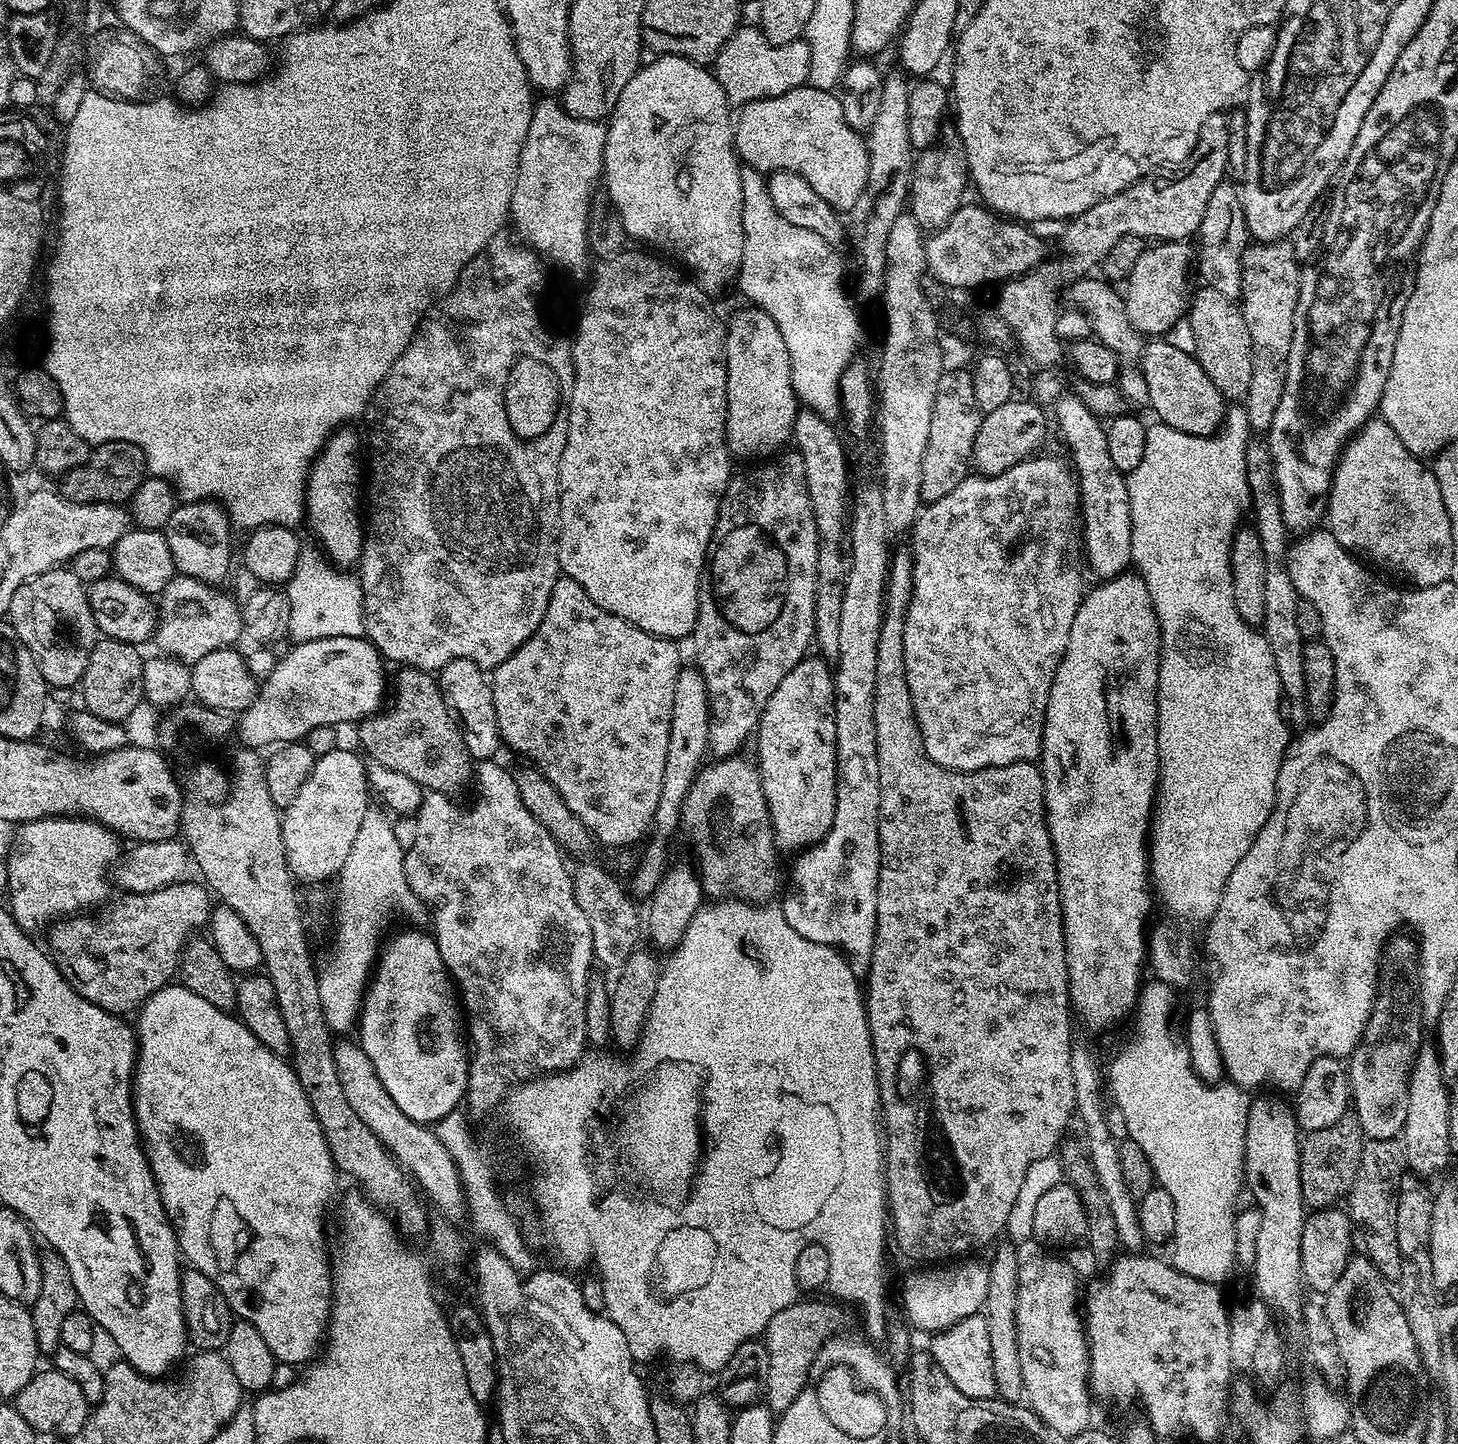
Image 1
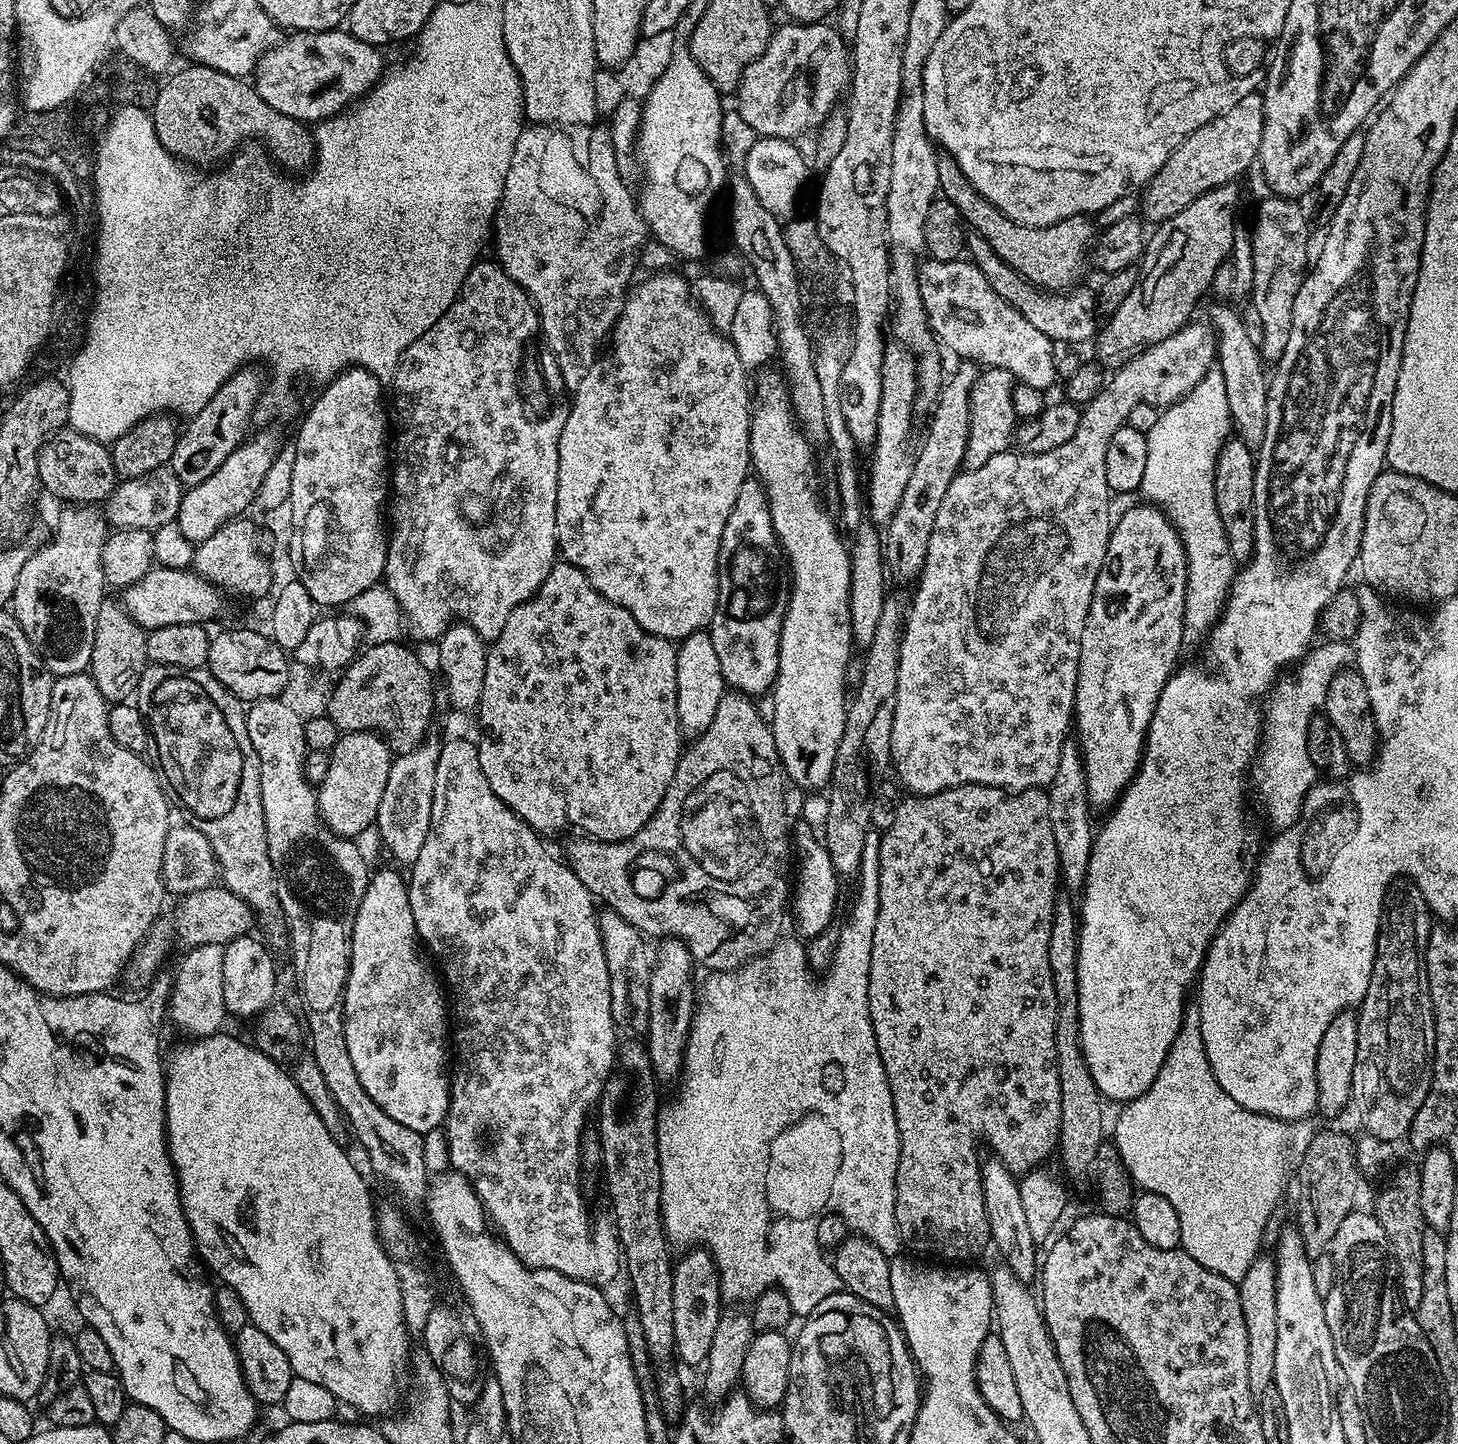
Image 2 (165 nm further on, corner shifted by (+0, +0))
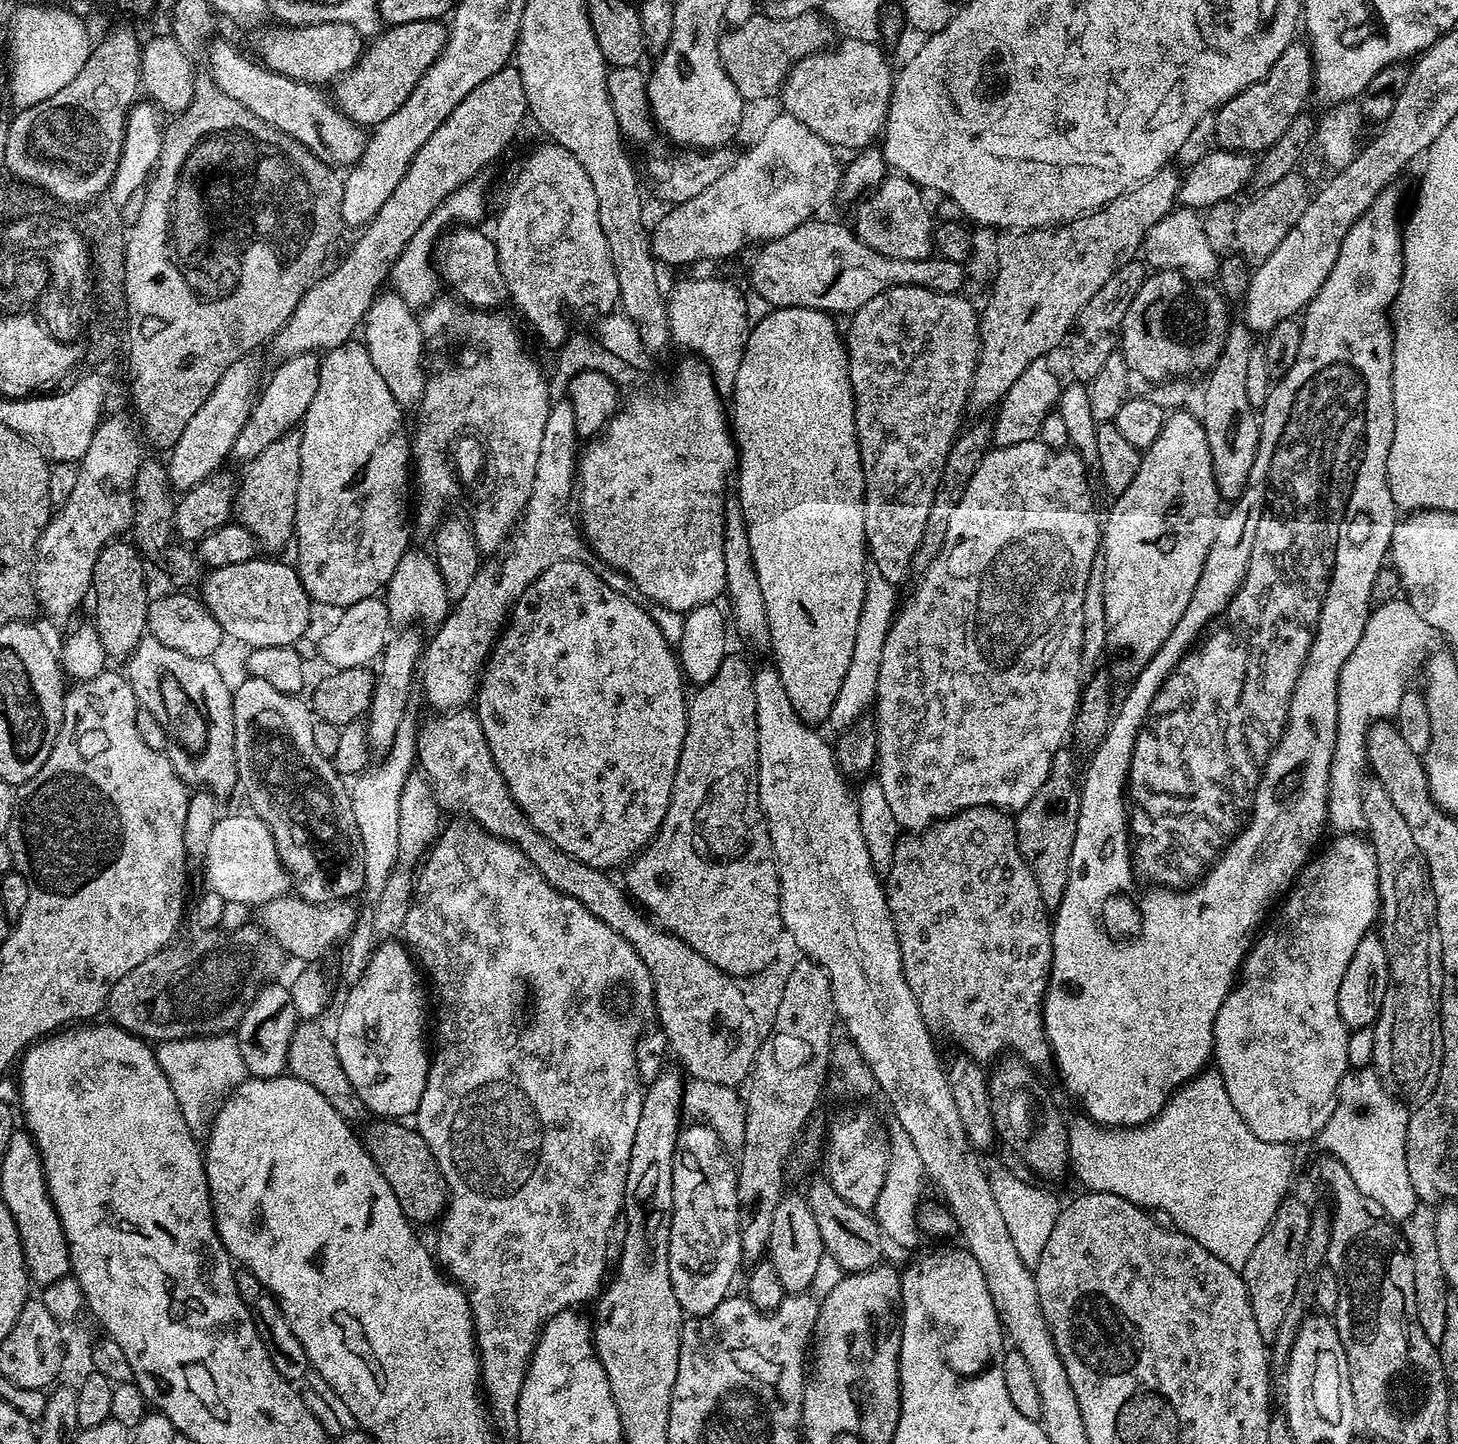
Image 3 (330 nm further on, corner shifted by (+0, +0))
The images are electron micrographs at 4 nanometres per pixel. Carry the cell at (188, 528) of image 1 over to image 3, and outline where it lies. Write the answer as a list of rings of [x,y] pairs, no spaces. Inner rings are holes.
[[[302,352],[283,361],[284,365],[269,378],[268,385],[265,388],[263,385],[262,391],[253,403],[250,418],[246,422],[246,426],[242,426],[242,430],[232,447],[232,456],[235,459],[250,462],[255,456],[262,454],[272,442],[278,442],[278,438],[282,434],[293,431],[303,421],[306,410],[310,410],[310,402],[314,399],[315,392],[318,391],[320,362],[321,357],[314,352]]]

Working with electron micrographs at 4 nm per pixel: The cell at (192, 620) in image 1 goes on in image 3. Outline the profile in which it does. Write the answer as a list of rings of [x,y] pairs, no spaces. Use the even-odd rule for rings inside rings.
[[[293,430],[282,434],[278,442],[272,442],[270,446],[255,456],[247,465],[248,477],[245,478],[238,495],[234,500],[234,512],[238,517],[238,523],[245,528],[251,536],[258,538],[261,549],[269,548],[269,553],[276,554],[279,548],[289,547],[296,530],[296,503],[298,502],[298,474],[300,473],[300,433]]]

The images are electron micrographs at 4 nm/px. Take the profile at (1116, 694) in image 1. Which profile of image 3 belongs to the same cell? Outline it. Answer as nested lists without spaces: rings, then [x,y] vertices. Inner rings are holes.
[[[1176,410],[1165,419],[1162,426],[1162,434],[1154,438],[1154,442],[1141,455],[1138,475],[1134,477],[1134,482],[1126,486],[1126,490],[1121,496],[1115,497],[1111,501],[1112,513],[1106,516],[1106,521],[1102,526],[1102,551],[1106,554],[1106,578],[1105,578],[1105,614],[1106,630],[1108,631],[1107,651],[1116,655],[1116,660],[1120,663],[1120,668],[1124,672],[1139,670],[1149,664],[1158,654],[1158,650],[1170,638],[1174,626],[1186,614],[1186,606],[1190,606],[1190,598],[1194,594],[1194,586],[1198,586],[1198,578],[1202,578],[1202,566],[1206,566],[1206,554],[1210,554],[1210,546],[1214,546],[1214,534],[1216,527],[1220,525],[1222,515],[1222,497],[1212,469],[1212,459],[1210,458],[1210,446],[1206,442],[1206,430],[1203,423],[1195,415],[1192,416],[1188,410]]]

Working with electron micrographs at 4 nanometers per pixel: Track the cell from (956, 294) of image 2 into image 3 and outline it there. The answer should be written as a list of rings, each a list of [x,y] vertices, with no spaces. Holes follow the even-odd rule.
[[[889,175],[863,197],[854,223],[856,237],[878,250],[878,254],[886,254],[895,260],[928,259],[934,252],[934,219],[923,195],[920,185],[907,175]]]

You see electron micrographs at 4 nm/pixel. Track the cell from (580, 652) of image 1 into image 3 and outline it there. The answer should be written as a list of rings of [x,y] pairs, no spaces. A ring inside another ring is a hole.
[[[577,558],[558,562],[550,566],[532,585],[516,599],[506,627],[500,639],[492,646],[492,651],[484,665],[480,677],[480,687],[474,701],[474,711],[486,734],[490,754],[514,798],[514,802],[526,814],[529,822],[538,829],[556,848],[578,858],[592,868],[605,870],[619,869],[627,865],[637,852],[642,851],[656,837],[656,831],[666,818],[670,806],[670,794],[674,786],[674,774],[678,770],[678,758],[682,754],[682,742],[688,729],[689,701],[684,700],[686,677],[680,670],[677,653],[668,645],[662,629],[656,620],[643,608],[643,603],[635,604],[628,596],[623,596],[616,588],[611,588],[594,569]]]

